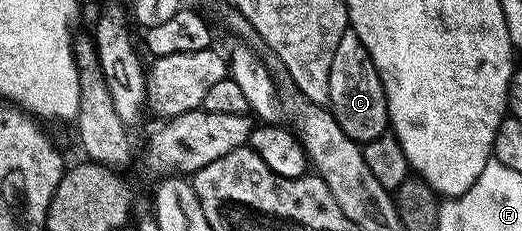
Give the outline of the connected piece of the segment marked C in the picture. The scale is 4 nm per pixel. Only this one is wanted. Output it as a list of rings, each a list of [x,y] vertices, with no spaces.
[[[347,29],[340,37],[340,45],[336,45],[329,89],[328,105],[334,112],[340,129],[344,129],[344,133],[348,133],[348,137],[352,137],[355,143],[365,145],[376,137],[387,134],[390,114],[386,104],[386,90],[368,49],[364,49],[364,41],[360,41],[360,37],[352,29]]]

